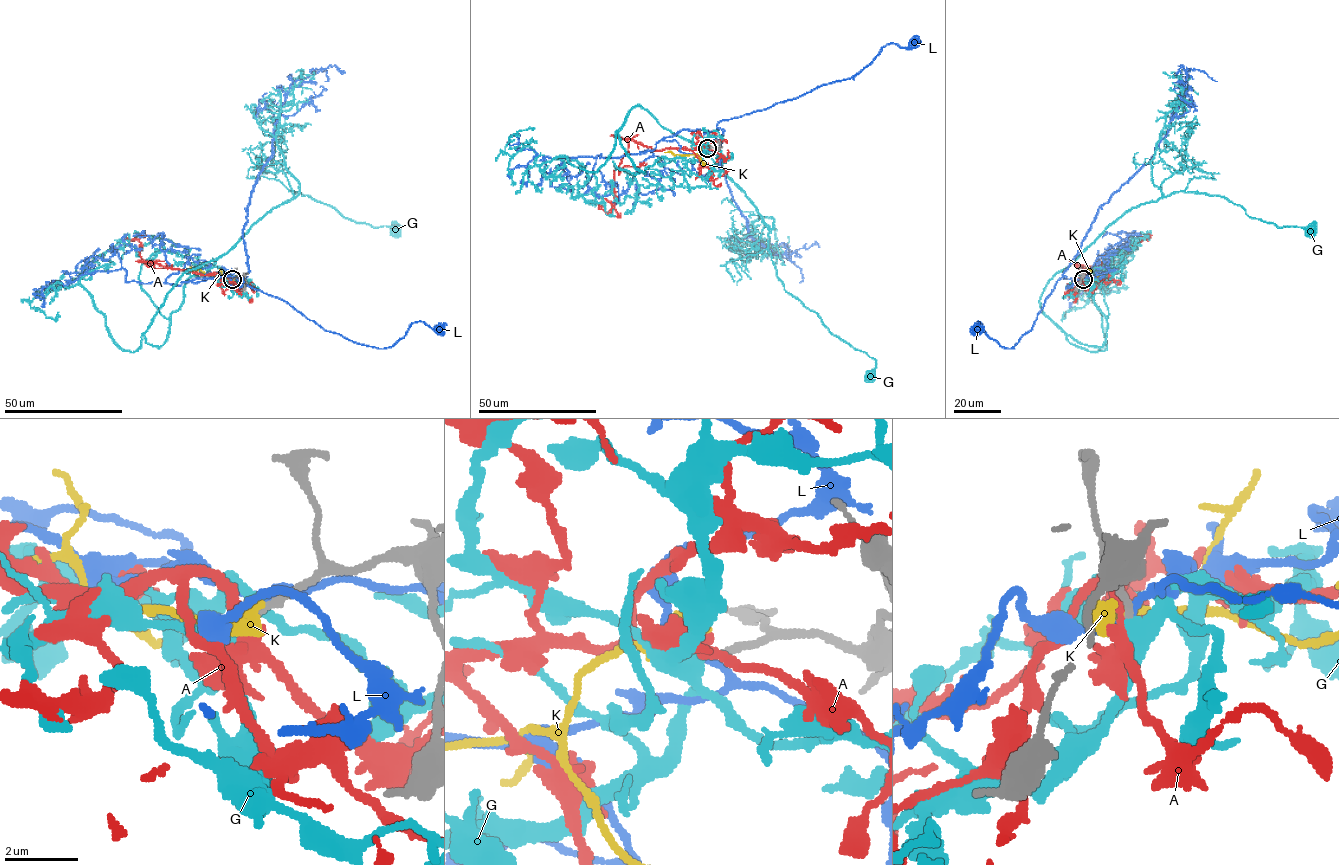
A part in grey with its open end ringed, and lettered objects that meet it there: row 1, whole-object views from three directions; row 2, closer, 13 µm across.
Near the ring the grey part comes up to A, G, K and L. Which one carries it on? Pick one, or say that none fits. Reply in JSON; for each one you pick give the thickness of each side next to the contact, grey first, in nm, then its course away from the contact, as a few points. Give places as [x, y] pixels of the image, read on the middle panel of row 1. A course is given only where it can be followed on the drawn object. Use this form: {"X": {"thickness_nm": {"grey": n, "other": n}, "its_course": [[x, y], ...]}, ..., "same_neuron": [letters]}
{"K": {"thickness_nm": {"grey": 180, "other": 160}, "its_course": [[707, 149], [701, 148], [695, 154], [665, 152]]}, "same_neuron": ["K"]}

